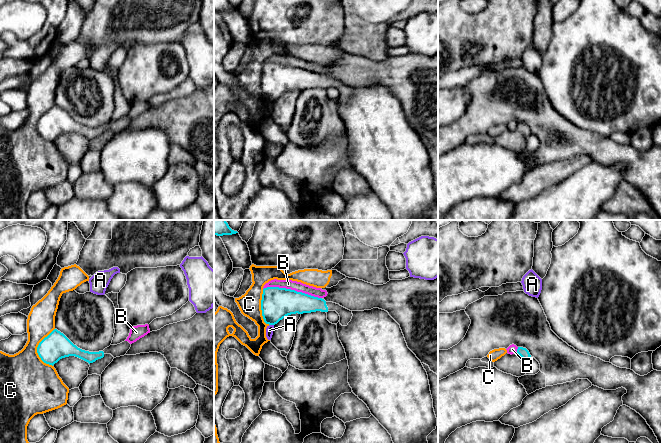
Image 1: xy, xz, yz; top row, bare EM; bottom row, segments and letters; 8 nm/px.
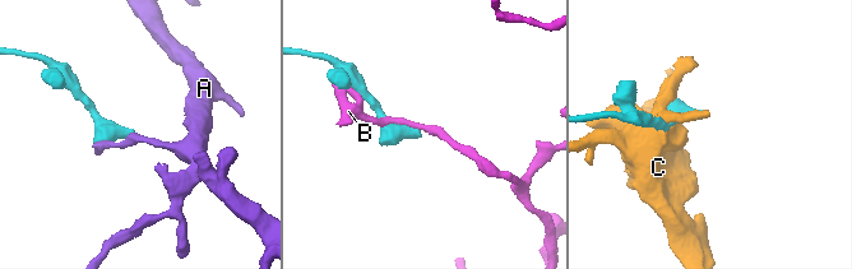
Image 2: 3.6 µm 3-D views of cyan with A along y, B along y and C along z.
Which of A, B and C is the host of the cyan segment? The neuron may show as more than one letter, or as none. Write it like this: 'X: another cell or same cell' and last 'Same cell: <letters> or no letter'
A: another cell
B: another cell
C: another cell
Same cell: no letter

